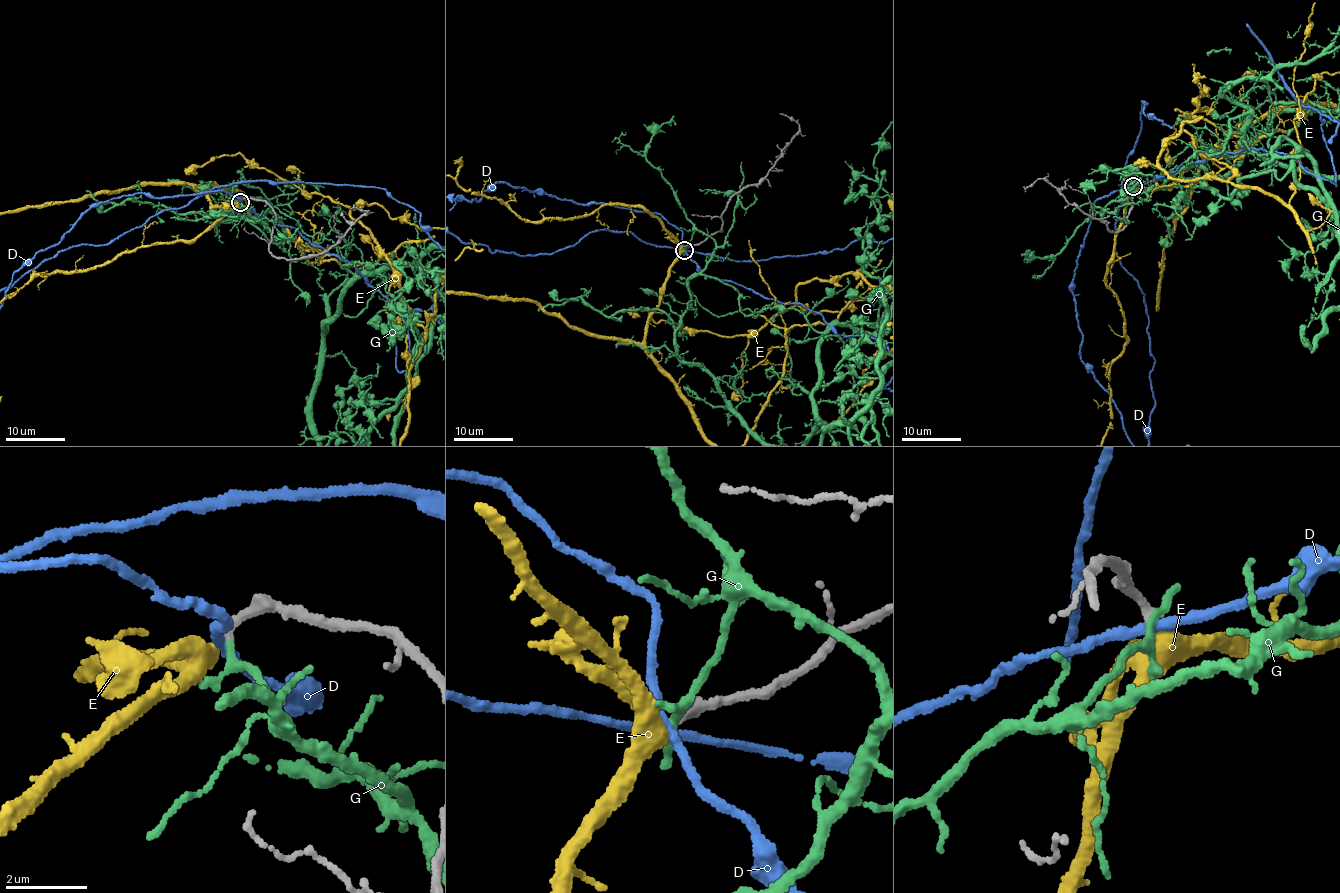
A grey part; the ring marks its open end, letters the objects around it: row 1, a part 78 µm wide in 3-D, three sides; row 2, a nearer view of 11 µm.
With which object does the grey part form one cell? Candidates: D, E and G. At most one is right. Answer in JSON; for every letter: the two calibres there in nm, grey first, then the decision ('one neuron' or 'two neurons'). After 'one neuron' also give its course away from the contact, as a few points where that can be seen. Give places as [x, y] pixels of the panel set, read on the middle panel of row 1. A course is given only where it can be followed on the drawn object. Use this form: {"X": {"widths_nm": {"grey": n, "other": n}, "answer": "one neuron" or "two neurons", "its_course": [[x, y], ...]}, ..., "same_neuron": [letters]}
{"D": {"widths_nm": {"grey": 260, "other": 240}, "answer": "two neurons"}, "E": {"widths_nm": {"grey": 240, "other": 380}, "answer": "one neuron"}, "G": {"widths_nm": {"grey": 260, "other": 180}, "answer": "two neurons"}, "same_neuron": ["E"]}

